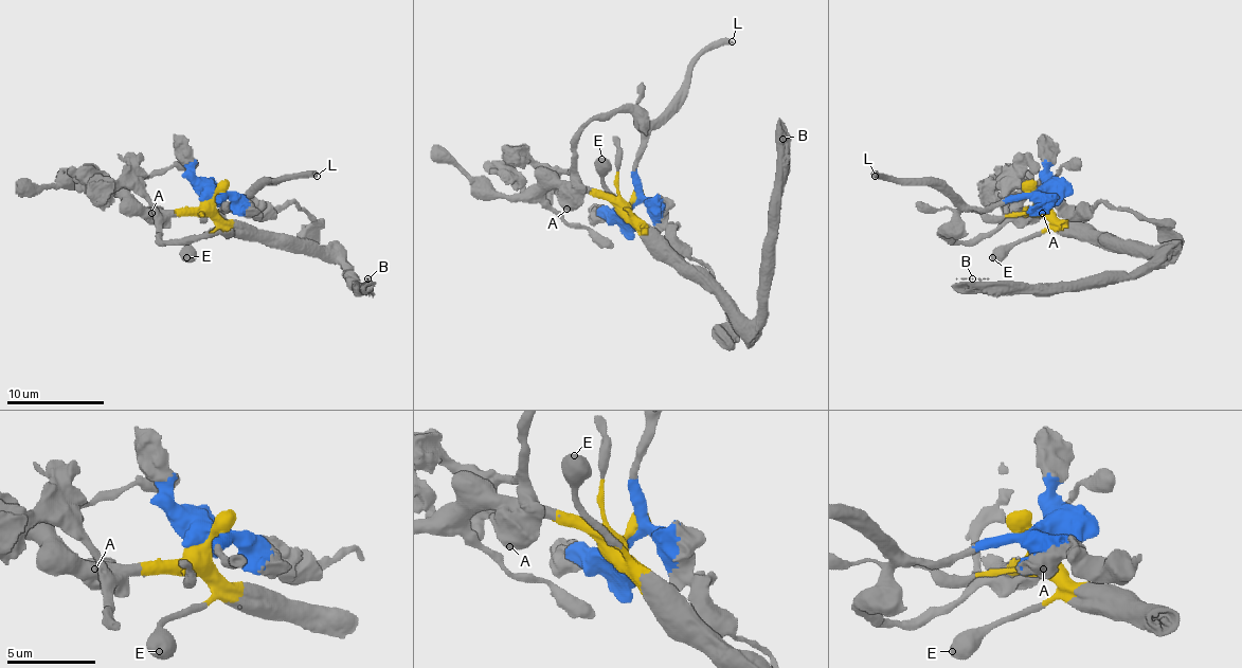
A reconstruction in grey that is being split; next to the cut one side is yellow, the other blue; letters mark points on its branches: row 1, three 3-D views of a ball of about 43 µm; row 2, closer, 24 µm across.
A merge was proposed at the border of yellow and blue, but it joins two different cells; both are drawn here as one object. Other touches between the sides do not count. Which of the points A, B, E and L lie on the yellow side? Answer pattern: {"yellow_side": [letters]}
{"yellow_side": ["B", "E"]}

